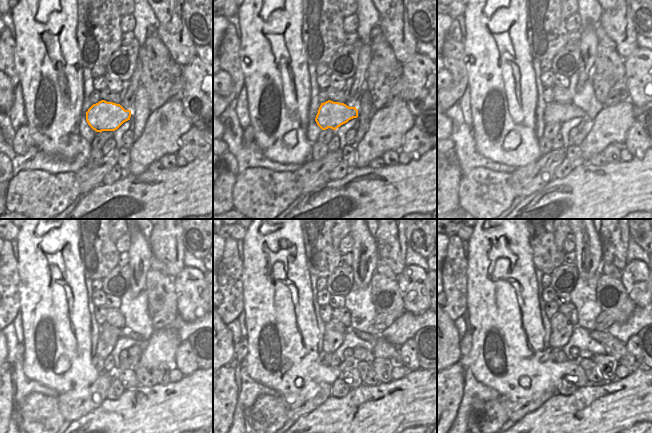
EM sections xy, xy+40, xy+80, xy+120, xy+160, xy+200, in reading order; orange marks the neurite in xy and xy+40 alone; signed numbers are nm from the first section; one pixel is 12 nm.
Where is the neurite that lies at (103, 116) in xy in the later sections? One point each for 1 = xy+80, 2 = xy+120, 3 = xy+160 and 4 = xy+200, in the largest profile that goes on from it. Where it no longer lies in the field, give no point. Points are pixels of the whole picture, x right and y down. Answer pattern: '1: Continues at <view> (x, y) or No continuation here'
1: Continues at xy+80 (555, 112)
2: Continues at xy+120 (111, 334)
3: Continues at xy+160 (362, 335)
4: Continues at xy+200 (614, 347)

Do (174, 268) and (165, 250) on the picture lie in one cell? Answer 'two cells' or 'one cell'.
one cell

